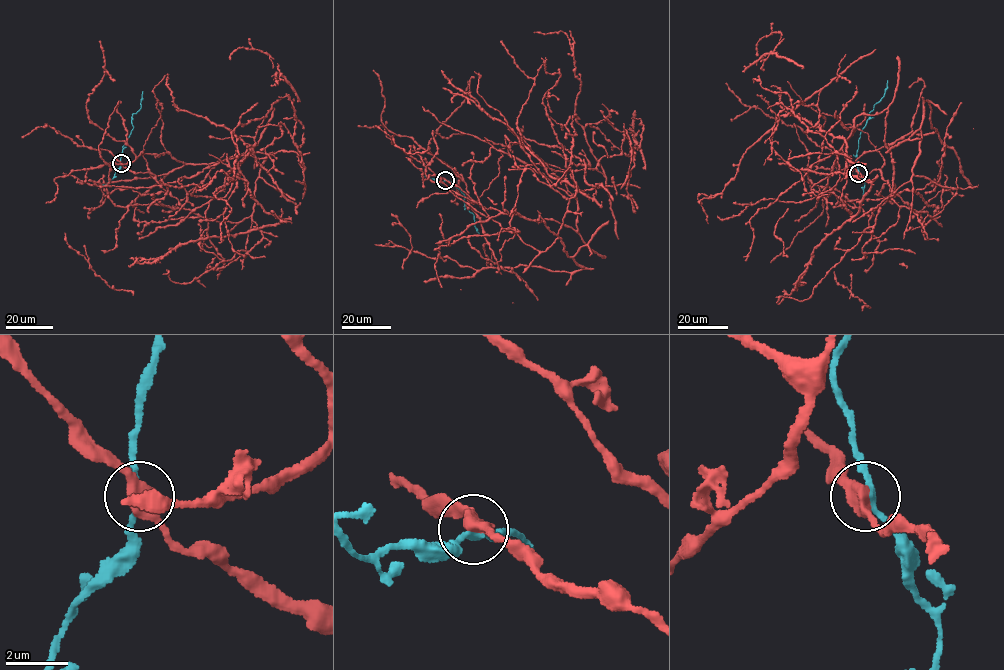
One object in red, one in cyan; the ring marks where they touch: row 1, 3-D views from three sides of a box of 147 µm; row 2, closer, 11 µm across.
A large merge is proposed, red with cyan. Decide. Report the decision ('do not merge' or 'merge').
do not merge

